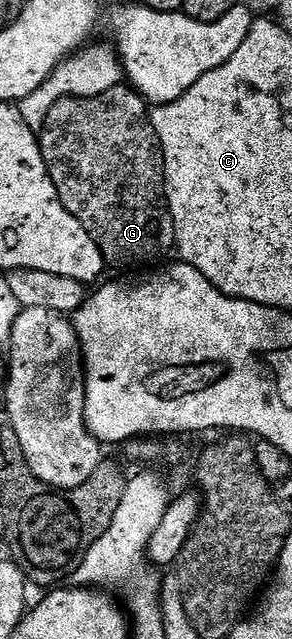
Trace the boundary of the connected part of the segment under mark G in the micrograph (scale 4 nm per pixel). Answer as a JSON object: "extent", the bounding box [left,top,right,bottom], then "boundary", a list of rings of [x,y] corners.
{"extent":[39,83,175,266],"boundary":[[[122,83],[111,87],[111,91],[103,91],[103,95],[59,99],[47,111],[39,140],[51,183],[55,183],[63,207],[95,239],[106,266],[141,265],[174,248],[175,227],[165,199],[165,156],[153,126],[150,106],[136,89]]]}

